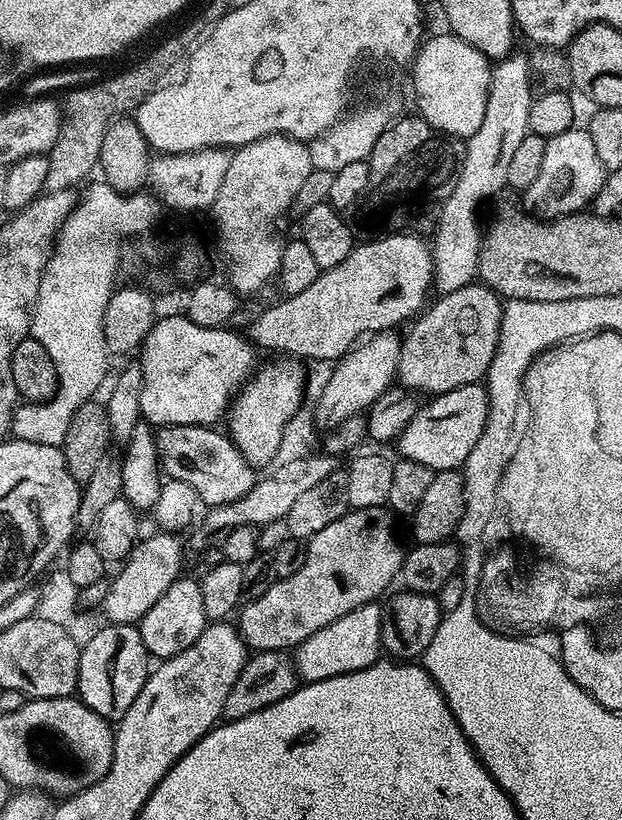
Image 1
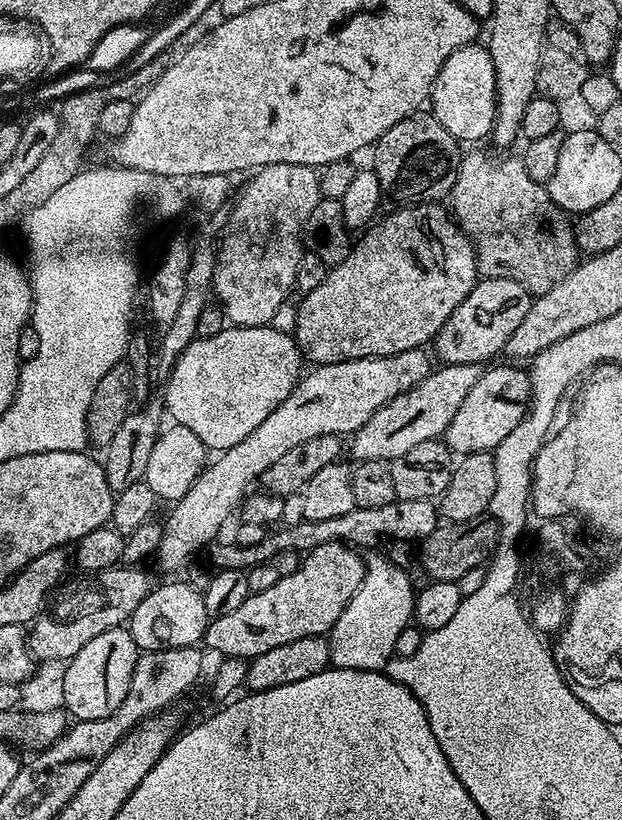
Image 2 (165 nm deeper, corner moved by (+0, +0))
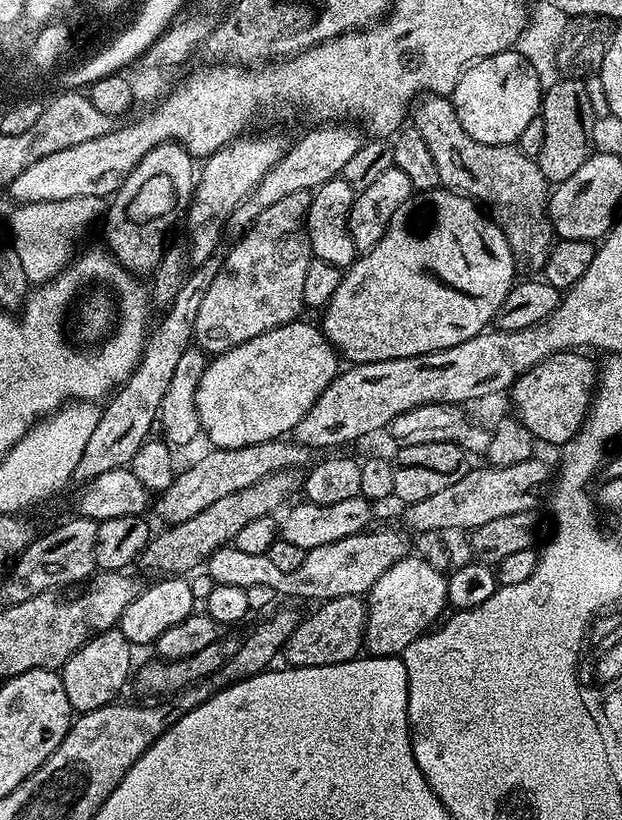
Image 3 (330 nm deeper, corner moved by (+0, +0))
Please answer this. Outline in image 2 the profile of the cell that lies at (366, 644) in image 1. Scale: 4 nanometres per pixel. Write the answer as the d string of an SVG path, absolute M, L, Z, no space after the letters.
M372 554L367 557L364 581L358 586L358 594L350 598L342 618L334 622L332 631L327 633L328 658L333 668L378 672L388 667L388 661L397 655L396 643L407 624L413 623L412 607L416 592L412 580L396 564L384 556Z

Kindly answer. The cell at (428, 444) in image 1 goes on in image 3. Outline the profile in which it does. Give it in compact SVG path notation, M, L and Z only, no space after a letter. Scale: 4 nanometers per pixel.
M580 350L556 352L512 383L510 404L514 416L537 441L563 446L579 434L598 383L597 365L592 365L584 356L587 355Z

